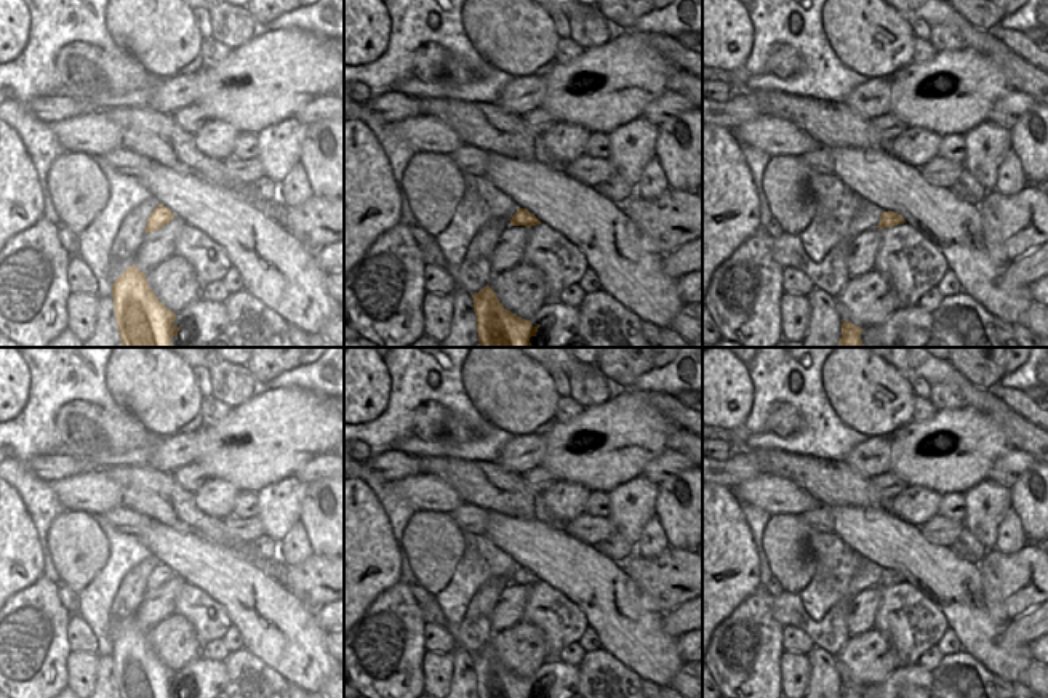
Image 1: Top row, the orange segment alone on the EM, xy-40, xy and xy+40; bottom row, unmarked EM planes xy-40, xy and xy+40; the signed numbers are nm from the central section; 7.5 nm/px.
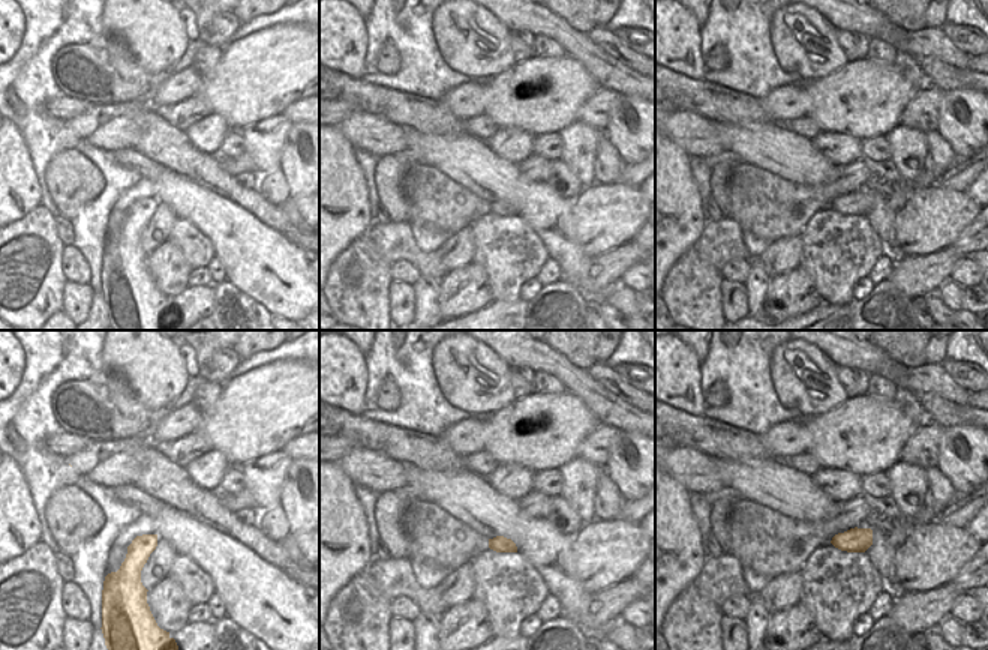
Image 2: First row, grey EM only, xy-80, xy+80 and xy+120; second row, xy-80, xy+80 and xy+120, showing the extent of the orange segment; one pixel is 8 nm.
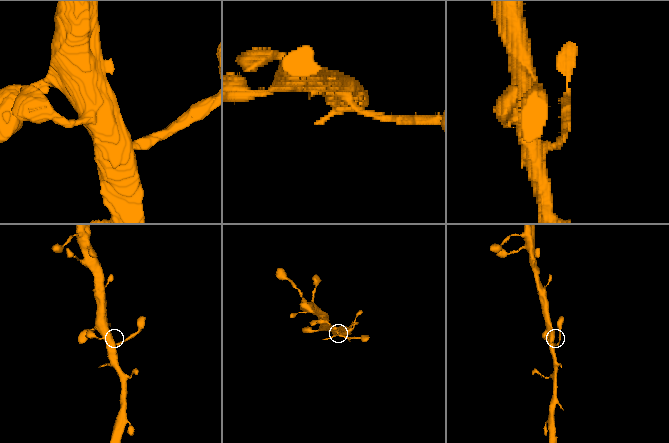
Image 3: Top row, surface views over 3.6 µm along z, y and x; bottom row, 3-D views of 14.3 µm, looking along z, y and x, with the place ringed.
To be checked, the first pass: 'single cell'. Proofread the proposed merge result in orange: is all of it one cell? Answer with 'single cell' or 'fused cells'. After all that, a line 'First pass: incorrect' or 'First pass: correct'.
single cell
First pass: correct

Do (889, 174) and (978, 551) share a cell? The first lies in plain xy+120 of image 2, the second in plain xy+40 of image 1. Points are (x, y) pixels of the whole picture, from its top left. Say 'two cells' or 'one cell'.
one cell

